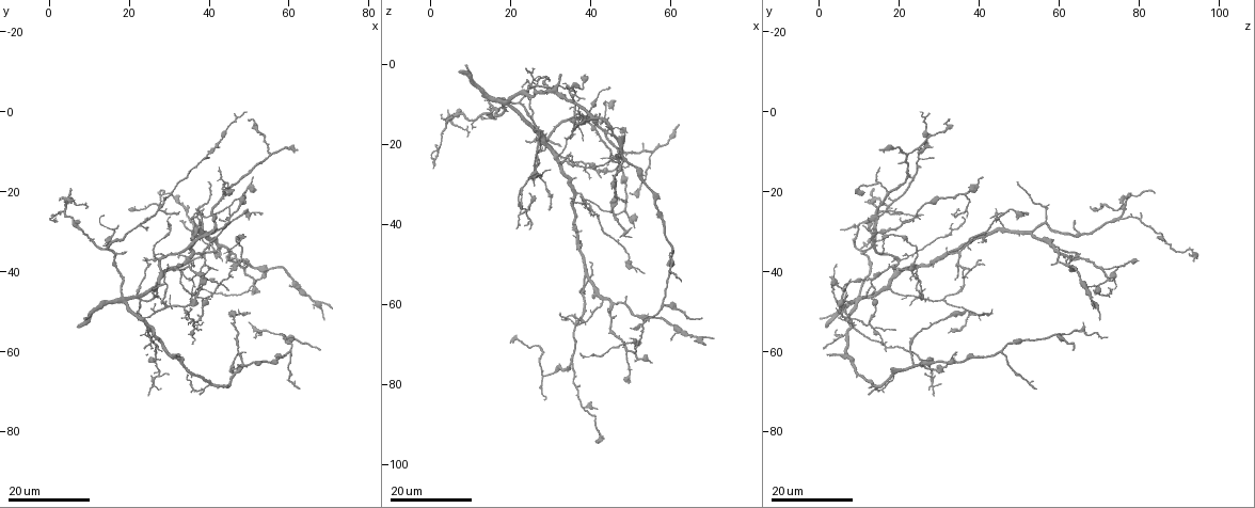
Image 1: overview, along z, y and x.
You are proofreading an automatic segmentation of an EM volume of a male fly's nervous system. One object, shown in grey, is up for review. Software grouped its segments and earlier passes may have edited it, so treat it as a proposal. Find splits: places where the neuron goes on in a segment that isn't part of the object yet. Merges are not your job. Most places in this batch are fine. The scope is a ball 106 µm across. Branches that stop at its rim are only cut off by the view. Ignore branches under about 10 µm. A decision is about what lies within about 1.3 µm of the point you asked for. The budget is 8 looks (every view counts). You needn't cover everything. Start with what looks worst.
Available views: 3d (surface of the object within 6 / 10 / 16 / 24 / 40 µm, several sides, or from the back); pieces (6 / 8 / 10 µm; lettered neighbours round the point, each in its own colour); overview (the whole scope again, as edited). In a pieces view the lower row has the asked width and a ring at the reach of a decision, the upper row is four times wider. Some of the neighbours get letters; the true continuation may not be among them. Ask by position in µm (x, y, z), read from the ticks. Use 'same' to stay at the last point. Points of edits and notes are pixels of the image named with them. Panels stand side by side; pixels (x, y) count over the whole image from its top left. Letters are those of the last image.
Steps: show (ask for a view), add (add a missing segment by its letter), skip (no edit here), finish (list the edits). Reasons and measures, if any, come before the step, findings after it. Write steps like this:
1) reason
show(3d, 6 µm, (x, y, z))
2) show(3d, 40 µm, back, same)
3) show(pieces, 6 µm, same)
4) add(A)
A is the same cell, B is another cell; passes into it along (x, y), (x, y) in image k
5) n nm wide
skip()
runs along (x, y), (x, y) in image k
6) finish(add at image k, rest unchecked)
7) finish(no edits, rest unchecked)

an open end
show(3d, 24 µm, (32.0, 37.0, 62.0))

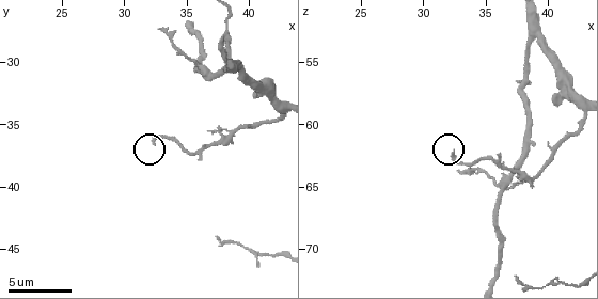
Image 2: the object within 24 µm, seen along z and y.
see the neighbours
show(pieces, 10 µm, (32.2, 36.4, 62.4))

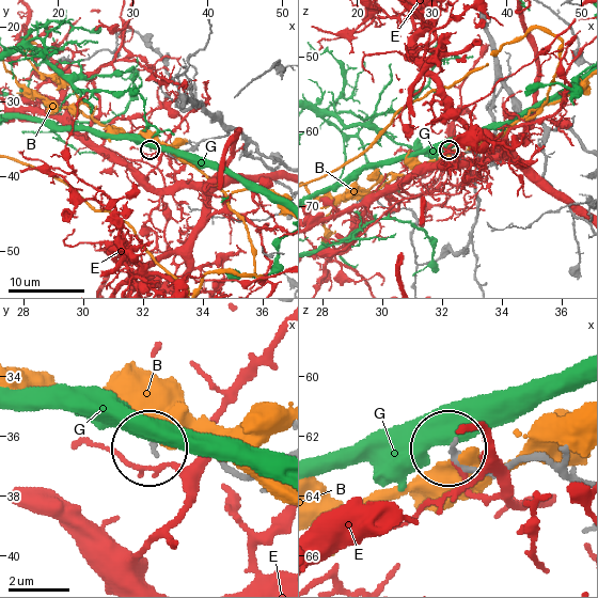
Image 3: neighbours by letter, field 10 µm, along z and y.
180 nm wide
skip()
B, E and G are other cells; no lettered segment goes on from it

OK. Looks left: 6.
branch stops here
show(3d, 24 µm, (24.0, 36.5, 19.5))

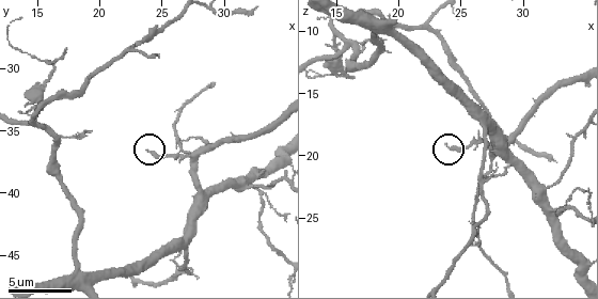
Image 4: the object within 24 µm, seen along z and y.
what lies round it
show(pieces, 8 µm, (23.8, 36.6, 19.2))

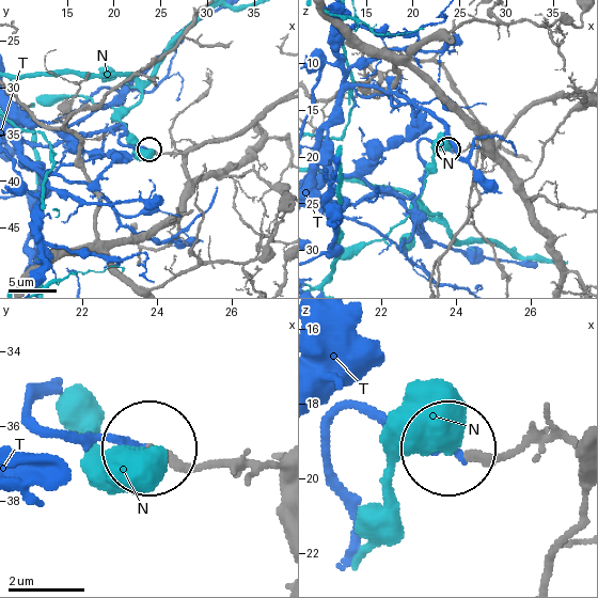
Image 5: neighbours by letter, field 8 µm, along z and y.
skip()
N and T are other cells; runs along (572, 446), (452, 446) in image 5; no lettered segment goes on from it

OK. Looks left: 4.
tapers out
show(3d, 24 µm, (32.0, 25.0, 20.0))

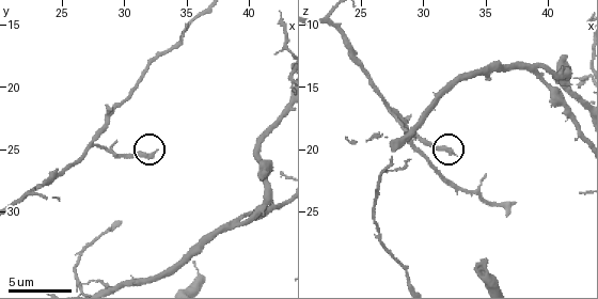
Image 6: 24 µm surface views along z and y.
see the neighbours
show(pieces, 6 µm, (32.6, 25.2, 20.2))

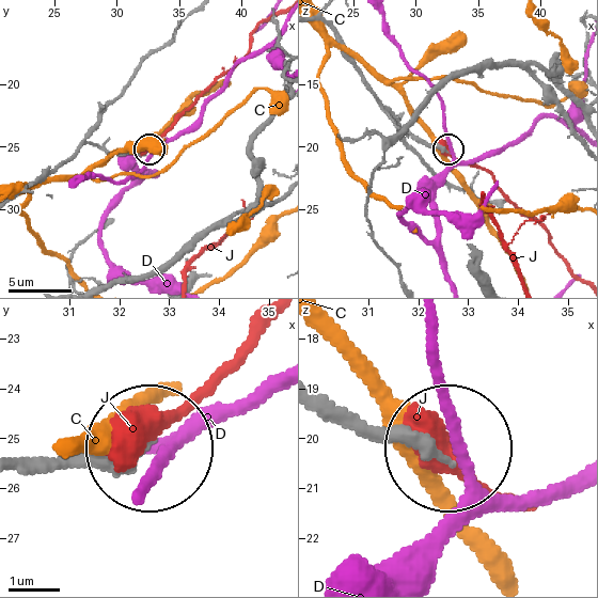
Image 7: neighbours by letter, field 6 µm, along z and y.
180 nm wide
skip()
C, D and J are other cells; runs along (316, 405), (439, 452) in image 7; none of them fits

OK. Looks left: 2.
show(pieces, 6 µm, (33.0, 27.2, 63.6))

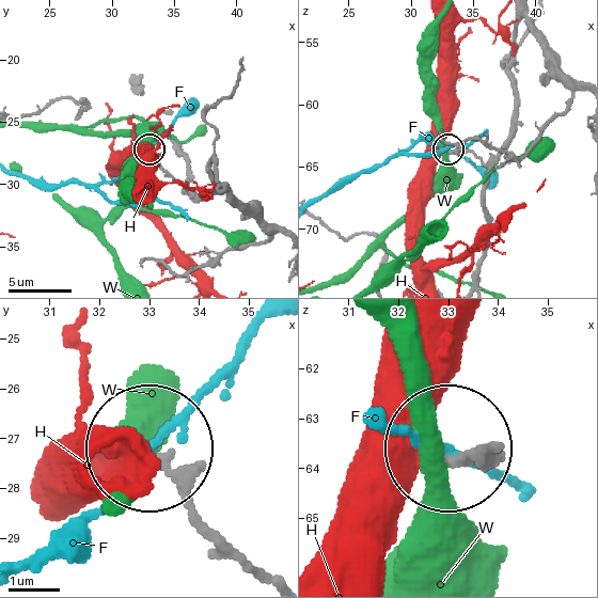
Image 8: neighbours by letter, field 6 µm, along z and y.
190 nm wide
skip()
F, H and W are other cells; runs along (519, 19), (512, 137), (487, 161), (450, 153) in image 8; no lettered segment goes on from it

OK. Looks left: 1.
finish(no edits, rest unchecked)

